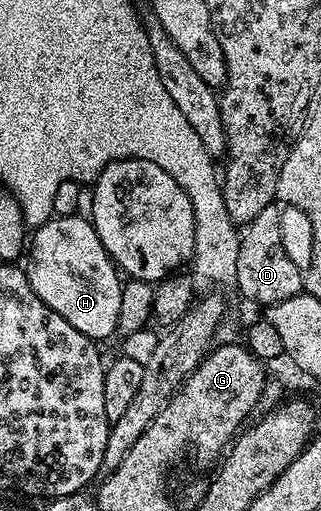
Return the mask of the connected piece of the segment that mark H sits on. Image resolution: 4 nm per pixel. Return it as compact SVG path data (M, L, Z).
M80 214L53 216L42 227L35 229L31 233L30 247L26 252L26 271L34 294L38 294L46 307L54 310L54 314L62 314L62 318L66 318L74 330L82 330L82 334L90 339L103 342L111 332L117 331L118 310L122 306L122 276L108 257L102 242L96 238L96 227L91 219L84 217L83 220L82 217Z

